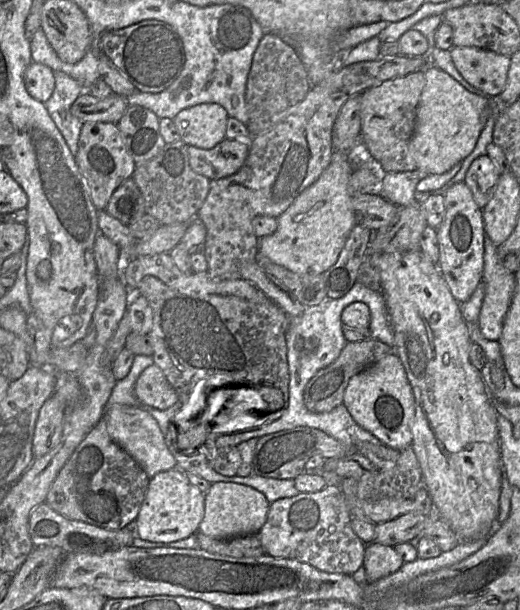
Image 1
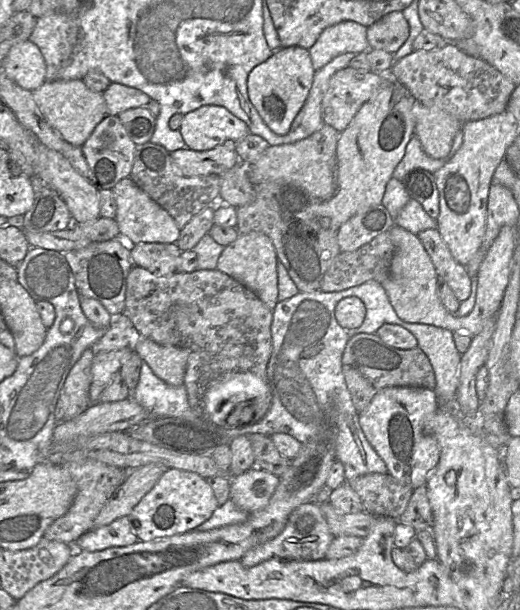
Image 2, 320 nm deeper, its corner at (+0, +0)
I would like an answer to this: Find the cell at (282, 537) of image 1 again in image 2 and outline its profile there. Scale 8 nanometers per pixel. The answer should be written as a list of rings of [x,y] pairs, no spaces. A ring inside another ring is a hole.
[[[307,502],[293,510],[285,528],[278,536],[250,549],[240,561],[245,567],[252,567],[272,558],[294,561],[322,560],[325,559],[326,552],[334,538],[321,506],[317,503]]]

